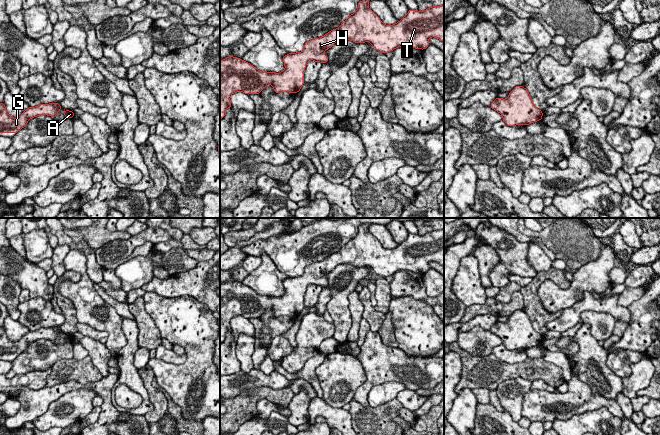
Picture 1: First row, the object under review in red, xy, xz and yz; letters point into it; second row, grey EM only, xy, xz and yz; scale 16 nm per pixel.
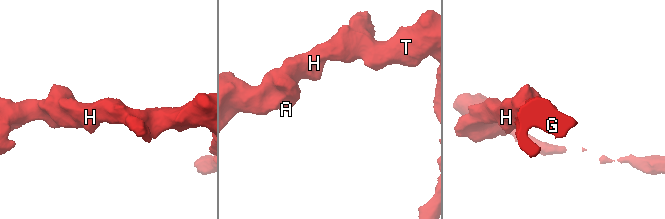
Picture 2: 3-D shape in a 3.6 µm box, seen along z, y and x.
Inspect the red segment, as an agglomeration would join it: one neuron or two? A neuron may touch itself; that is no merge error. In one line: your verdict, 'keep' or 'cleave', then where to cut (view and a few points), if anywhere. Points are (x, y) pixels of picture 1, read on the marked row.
keep; no cut

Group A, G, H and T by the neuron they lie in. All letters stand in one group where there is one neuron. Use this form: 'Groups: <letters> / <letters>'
Groups: A G H T

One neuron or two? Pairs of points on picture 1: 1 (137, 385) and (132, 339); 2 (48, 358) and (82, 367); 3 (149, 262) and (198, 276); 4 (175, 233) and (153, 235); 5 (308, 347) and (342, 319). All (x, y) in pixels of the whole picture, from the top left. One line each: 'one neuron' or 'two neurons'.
1: one neuron
2: two neurons
3: two neurons
4: two neurons
5: two neurons

